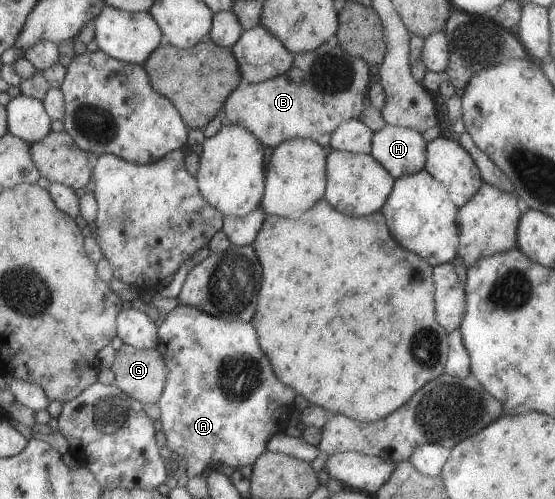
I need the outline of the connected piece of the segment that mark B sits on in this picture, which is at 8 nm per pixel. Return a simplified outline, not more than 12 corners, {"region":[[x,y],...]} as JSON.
{"region":[[339,45],[240,85],[223,117],[268,150],[325,148],[368,104],[369,65]]}

